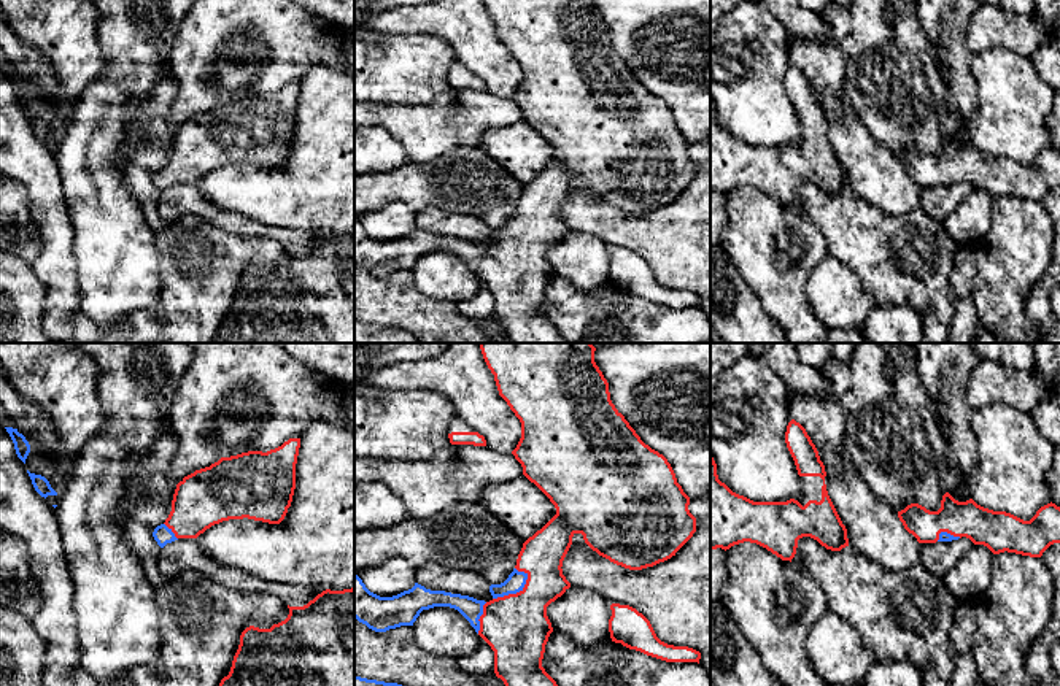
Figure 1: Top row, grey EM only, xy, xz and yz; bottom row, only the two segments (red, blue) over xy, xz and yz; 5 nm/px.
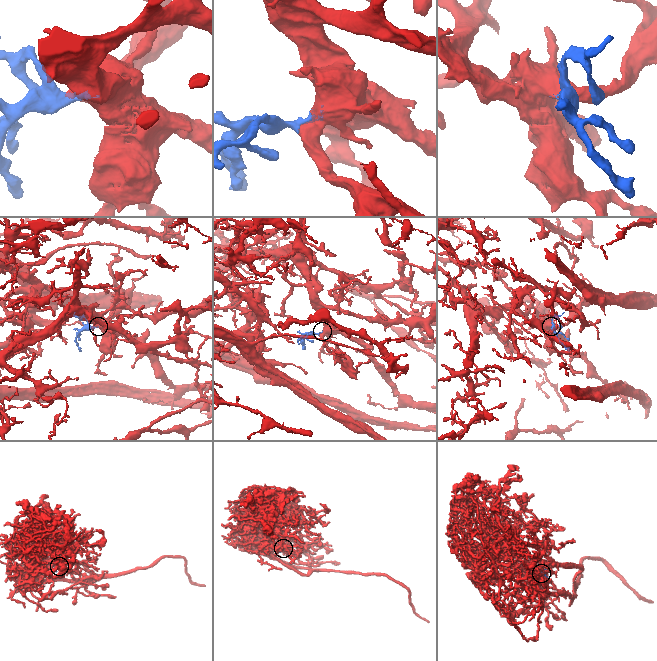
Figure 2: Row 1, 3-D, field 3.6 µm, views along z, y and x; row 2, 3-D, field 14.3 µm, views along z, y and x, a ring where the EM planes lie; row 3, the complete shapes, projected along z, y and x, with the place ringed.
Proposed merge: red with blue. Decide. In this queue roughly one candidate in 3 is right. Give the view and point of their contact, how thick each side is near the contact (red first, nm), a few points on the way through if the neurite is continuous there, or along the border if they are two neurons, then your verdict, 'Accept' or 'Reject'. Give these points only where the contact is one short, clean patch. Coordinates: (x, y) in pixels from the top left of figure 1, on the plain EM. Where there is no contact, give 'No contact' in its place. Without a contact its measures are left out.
Touches red at xz (514, 238). Thickness 320 nm (red) against 90 nm. Accept

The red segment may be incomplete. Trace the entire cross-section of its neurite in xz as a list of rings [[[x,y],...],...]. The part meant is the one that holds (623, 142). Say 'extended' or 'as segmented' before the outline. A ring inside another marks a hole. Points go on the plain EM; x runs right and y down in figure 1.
extended; [[[483,0],[483,3],[494,19],[499,40],[521,67],[521,83],[512,98],[521,108],[523,119],[555,149],[556,159],[523,187],[509,222],[489,230],[493,240],[489,246],[431,235],[418,227],[397,240],[380,241],[354,218],[354,262],[375,276],[386,276],[413,270],[423,254],[455,252],[494,295],[494,318],[504,326],[510,343],[564,343],[556,326],[542,311],[542,303],[553,276],[547,251],[571,232],[561,211],[572,181],[582,178],[585,187],[599,200],[625,213],[642,214],[675,200],[696,176],[696,162],[688,154],[690,141],[677,127],[667,103],[645,89],[612,48],[609,27],[594,0]]]

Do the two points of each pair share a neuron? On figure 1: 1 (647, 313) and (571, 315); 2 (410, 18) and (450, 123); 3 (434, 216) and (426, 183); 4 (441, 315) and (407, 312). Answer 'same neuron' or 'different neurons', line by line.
1: same neuron
2: different neurons
3: different neurons
4: same neuron

